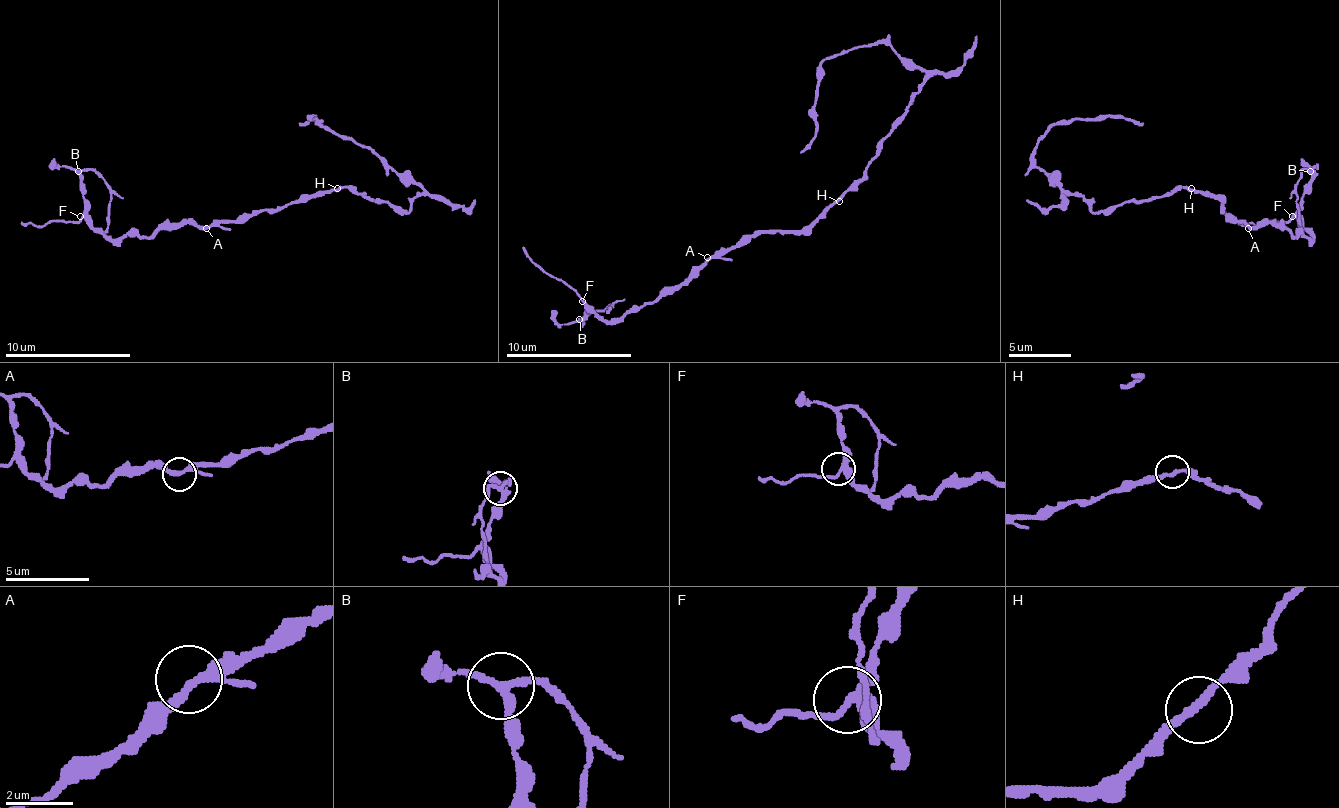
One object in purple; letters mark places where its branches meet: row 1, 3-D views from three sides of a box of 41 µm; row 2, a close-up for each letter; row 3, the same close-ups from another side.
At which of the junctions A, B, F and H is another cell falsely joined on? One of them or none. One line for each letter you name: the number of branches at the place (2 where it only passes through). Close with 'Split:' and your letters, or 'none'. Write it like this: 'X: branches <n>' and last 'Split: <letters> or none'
B: branches 3
Split: B

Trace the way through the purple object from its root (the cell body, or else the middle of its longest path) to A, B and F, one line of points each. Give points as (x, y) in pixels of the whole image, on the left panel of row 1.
A: (337, 191), (315, 191), (300, 200), (290, 200), (284, 206), (253, 210), (206, 228)
B: (337, 191), (315, 191), (228, 222), (162, 222), (149, 235), (105, 238), (86, 213), (77, 172)
F: (337, 191), (315, 191), (228, 222), (162, 222), (149, 235), (105, 238), (80, 216)

